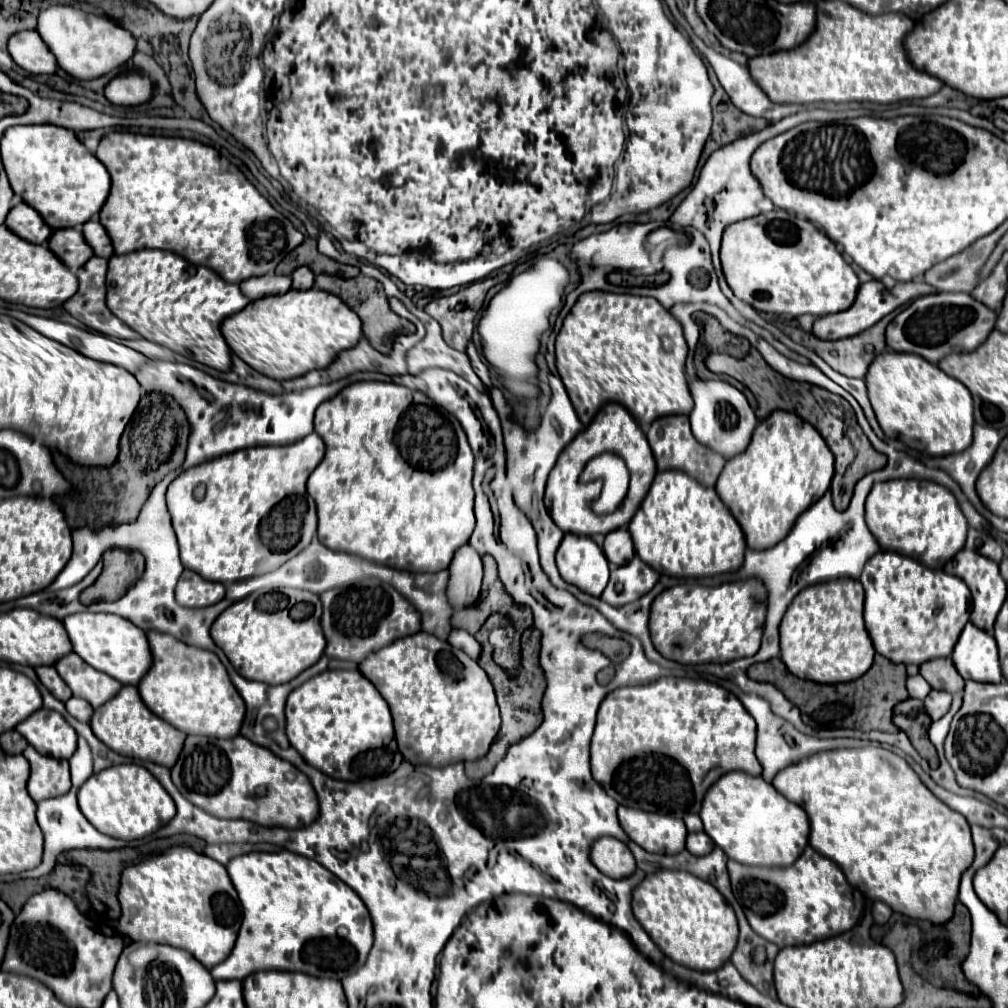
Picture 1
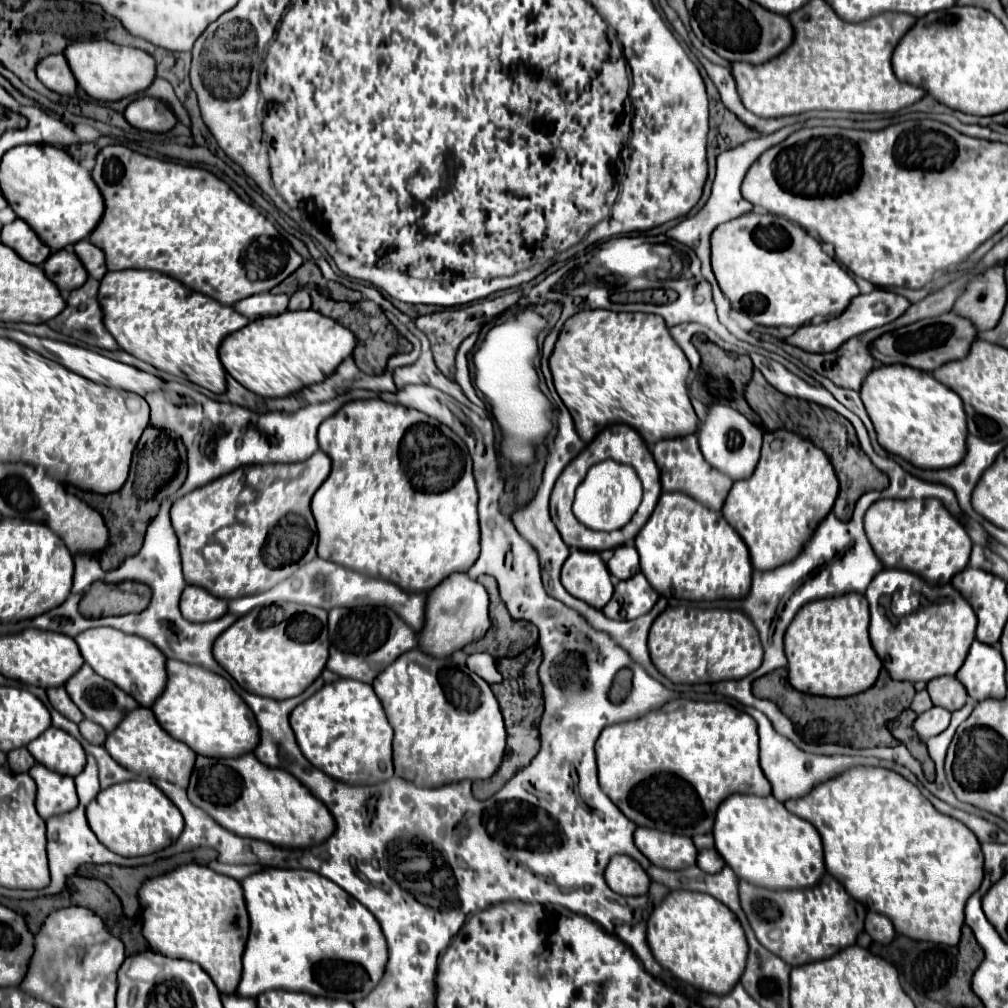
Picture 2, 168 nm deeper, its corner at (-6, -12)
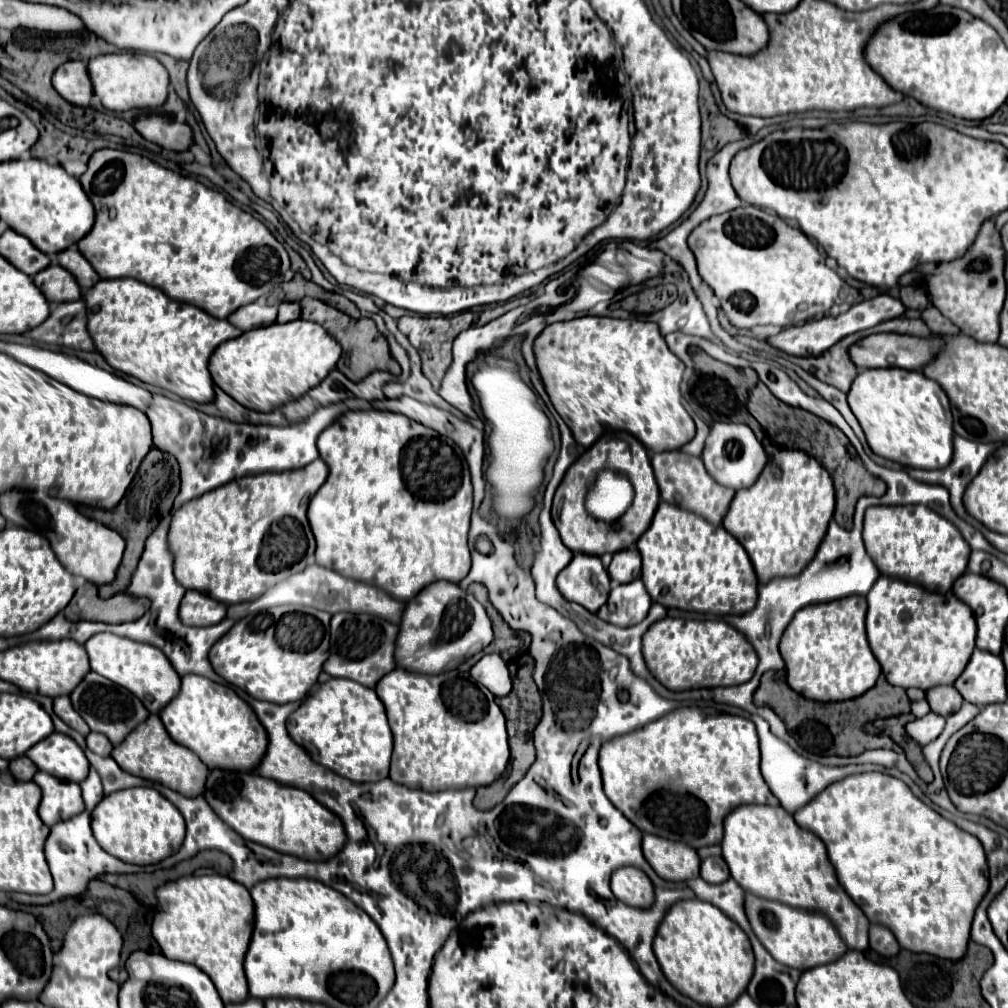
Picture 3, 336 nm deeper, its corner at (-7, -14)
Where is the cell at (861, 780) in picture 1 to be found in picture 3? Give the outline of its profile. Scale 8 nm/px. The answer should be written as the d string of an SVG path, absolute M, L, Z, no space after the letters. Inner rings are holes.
M867 772L867 774L855 774L855 776L847 776L841 782L831 784L829 788L825 788L817 798L813 798L807 806L803 806L801 810L797 810L793 814L795 822L813 832L815 836L819 836L825 846L827 846L827 854L831 864L837 870L837 878L841 882L841 886L847 890L847 894L853 898L853 902L865 912L865 916L869 918L871 924L881 924L887 926L901 948L911 950L911 952L925 952L937 958L945 958L945 960L961 960L965 956L967 950L967 942L969 942L969 932L971 932L971 922L977 910L977 904L983 900L985 892L989 890L989 868L987 868L987 860L985 860L985 850L981 848L981 842L973 836L963 832L961 828L957 828L953 822L945 820L943 816L939 816L935 810L931 810L927 804L923 804L917 796L913 796L913 792L909 790L909 786L893 776L881 774L881 772Z

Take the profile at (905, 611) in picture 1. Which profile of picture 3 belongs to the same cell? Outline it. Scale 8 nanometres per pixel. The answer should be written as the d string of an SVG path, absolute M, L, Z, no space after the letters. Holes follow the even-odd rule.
M881 576L873 588L867 594L869 610L867 610L867 638L869 646L881 664L881 670L891 686L899 688L921 688L929 690L939 684L953 684L961 672L965 670L971 652L975 648L975 636L977 636L977 626L973 620L971 608L957 600L953 592L947 594L935 594L929 592L917 584L909 584L897 578Z

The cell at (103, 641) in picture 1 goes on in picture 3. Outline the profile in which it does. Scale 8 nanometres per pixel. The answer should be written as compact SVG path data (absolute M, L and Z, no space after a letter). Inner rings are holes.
M95 634L85 642L85 650L89 654L93 672L133 692L151 714L159 714L161 708L165 708L165 704L177 696L177 688L181 688L181 676L175 672L165 654L151 644L135 642L115 634Z

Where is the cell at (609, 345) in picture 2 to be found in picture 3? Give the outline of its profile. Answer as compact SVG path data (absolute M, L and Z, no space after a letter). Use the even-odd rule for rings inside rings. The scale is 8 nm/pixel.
M583 316L583 318L575 318L575 320L567 320L567 322L555 322L551 326L547 326L533 342L533 352L535 352L535 362L537 362L537 370L541 376L541 382L545 386L545 392L549 394L549 400L553 404L553 408L559 412L559 416L563 418L563 422L569 426L573 438L577 440L577 444L589 448L597 438L599 438L599 426L605 424L613 430L623 430L633 434L637 440L641 440L641 444L645 444L647 450L651 452L669 452L669 450L679 450L681 446L685 446L693 436L695 436L695 424L691 420L691 416L687 414L687 410L681 404L681 392L679 392L679 384L683 378L683 370L685 364L667 348L657 324L647 322L647 320L615 320L615 318L597 318L597 316Z

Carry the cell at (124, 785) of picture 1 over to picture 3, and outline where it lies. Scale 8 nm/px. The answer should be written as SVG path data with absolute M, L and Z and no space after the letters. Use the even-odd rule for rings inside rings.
M127 788L105 796L91 814L93 836L111 856L129 864L157 864L177 852L185 838L185 820L155 788Z

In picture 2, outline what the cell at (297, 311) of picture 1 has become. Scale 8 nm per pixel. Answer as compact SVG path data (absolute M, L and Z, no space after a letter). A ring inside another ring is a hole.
M286 310L278 316L264 316L252 320L244 330L230 334L220 346L220 360L230 376L234 376L248 390L264 398L290 396L306 386L318 384L336 366L352 356L356 336L316 310Z

